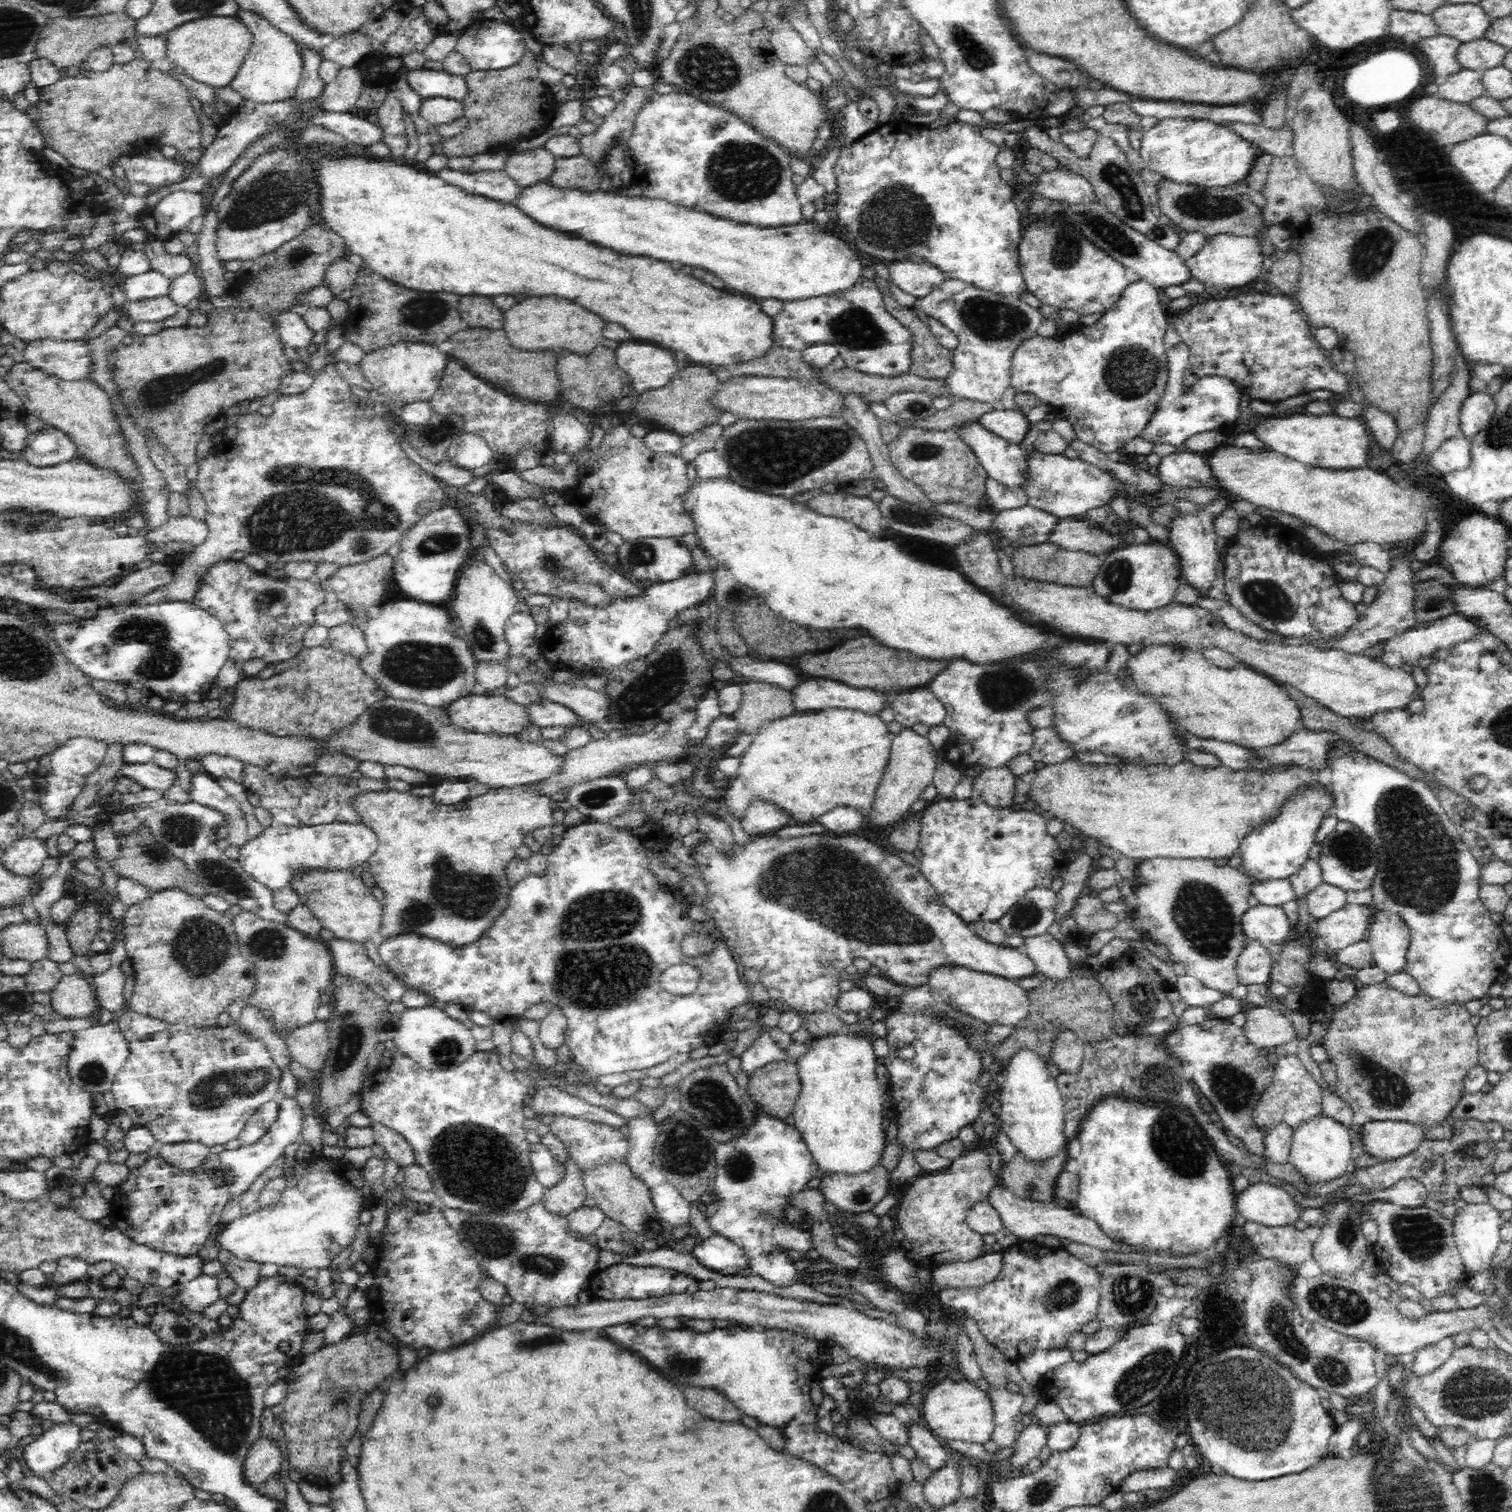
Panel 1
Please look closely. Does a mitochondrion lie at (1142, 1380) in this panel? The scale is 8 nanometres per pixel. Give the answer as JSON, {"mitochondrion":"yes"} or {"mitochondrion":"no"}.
{"mitochondrion":"yes"}

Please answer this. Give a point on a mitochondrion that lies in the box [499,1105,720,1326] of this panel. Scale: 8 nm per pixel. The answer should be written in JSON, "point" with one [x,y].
{"point":[686,1150]}

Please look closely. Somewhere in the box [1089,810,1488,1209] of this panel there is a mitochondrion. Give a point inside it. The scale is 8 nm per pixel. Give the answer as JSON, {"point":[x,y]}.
{"point":[1205,918]}

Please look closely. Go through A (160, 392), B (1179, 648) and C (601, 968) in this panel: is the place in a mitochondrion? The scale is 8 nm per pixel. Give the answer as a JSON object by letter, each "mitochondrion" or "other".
{"A":"mitochondrion","B":"other","C":"mitochondrion"}

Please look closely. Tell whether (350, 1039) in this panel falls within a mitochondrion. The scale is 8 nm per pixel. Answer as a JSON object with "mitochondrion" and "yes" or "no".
{"mitochondrion":"yes"}

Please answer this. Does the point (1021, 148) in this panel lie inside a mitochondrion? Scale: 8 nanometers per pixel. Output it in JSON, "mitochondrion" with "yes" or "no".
{"mitochondrion":"no"}

